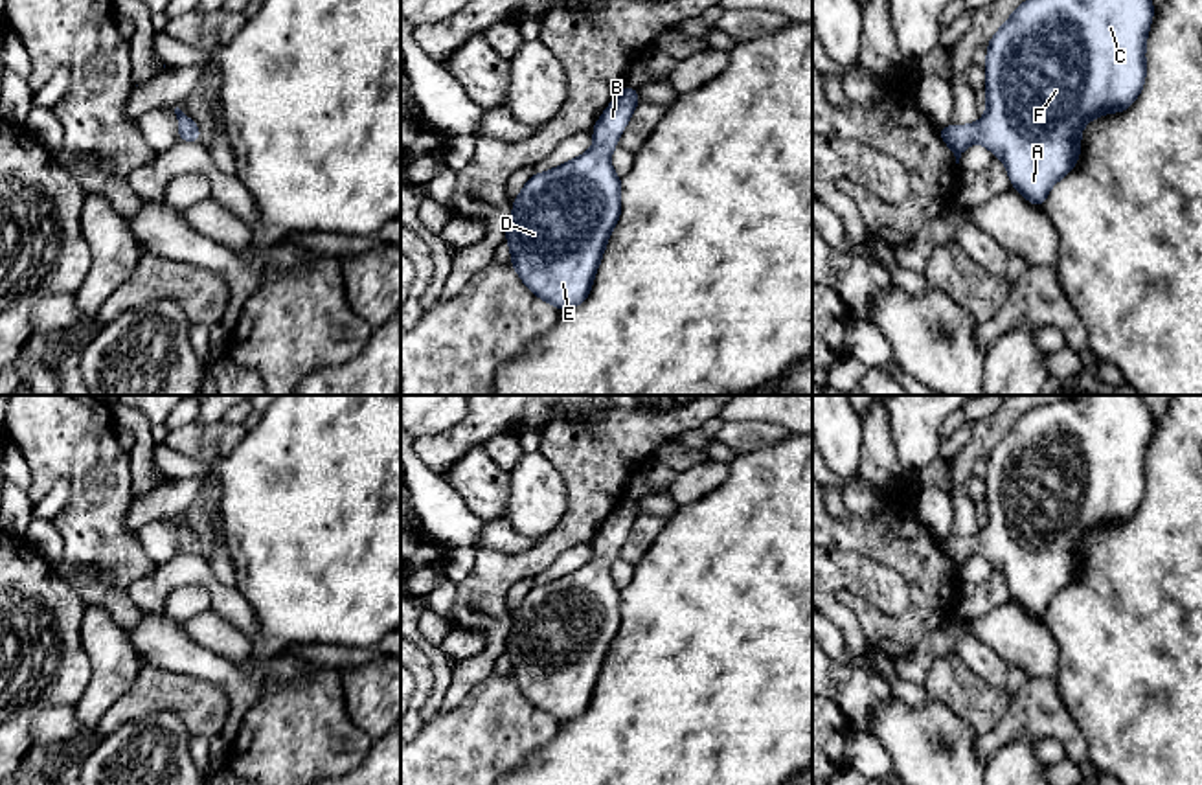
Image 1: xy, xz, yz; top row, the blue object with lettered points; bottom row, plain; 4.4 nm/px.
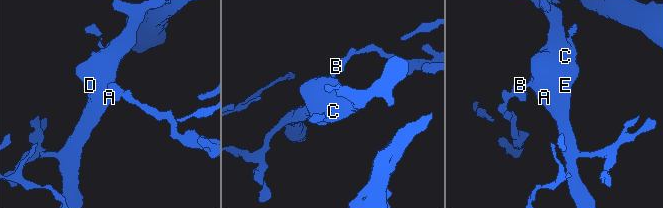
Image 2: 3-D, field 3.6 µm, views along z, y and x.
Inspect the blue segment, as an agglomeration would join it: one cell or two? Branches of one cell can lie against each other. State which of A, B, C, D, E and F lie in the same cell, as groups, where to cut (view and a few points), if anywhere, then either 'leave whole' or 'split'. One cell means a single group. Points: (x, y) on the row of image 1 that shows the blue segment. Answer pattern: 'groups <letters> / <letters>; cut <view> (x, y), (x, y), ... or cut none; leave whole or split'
groups A B C D E F; cut none; leave whole

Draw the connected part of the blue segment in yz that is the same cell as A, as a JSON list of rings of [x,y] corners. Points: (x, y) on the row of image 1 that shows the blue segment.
[[[1026,0],[987,44],[985,90],[987,112],[976,125],[937,127],[952,149],[956,164],[963,151],[981,142],[1002,158],[1011,186],[1033,206],[1042,208],[1055,182],[1077,165],[1083,127],[1103,114],[1123,112],[1143,90],[1147,66],[1145,44],[1154,15],[1152,0]]]

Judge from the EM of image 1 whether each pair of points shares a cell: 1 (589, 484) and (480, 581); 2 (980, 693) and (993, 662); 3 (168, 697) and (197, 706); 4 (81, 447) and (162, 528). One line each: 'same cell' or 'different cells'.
1: same cell
2: different cells
3: same cell
4: different cells

